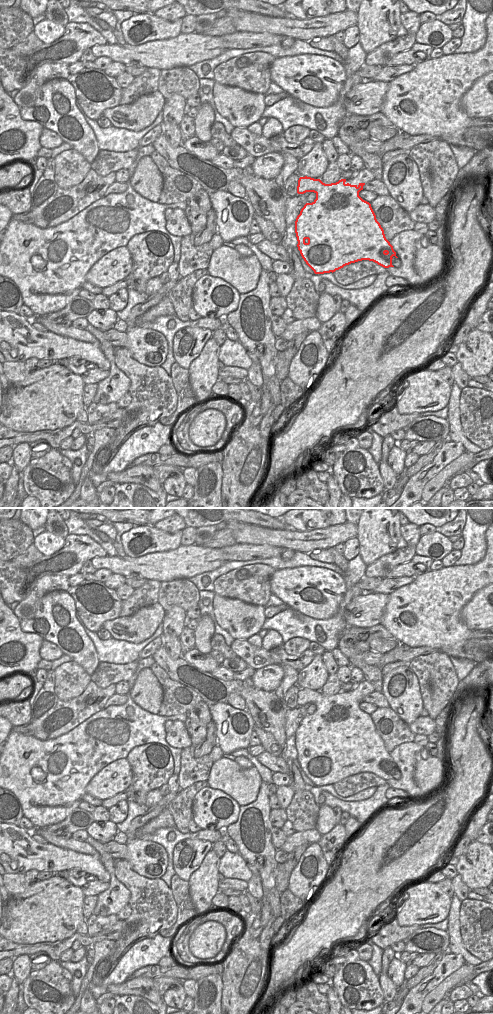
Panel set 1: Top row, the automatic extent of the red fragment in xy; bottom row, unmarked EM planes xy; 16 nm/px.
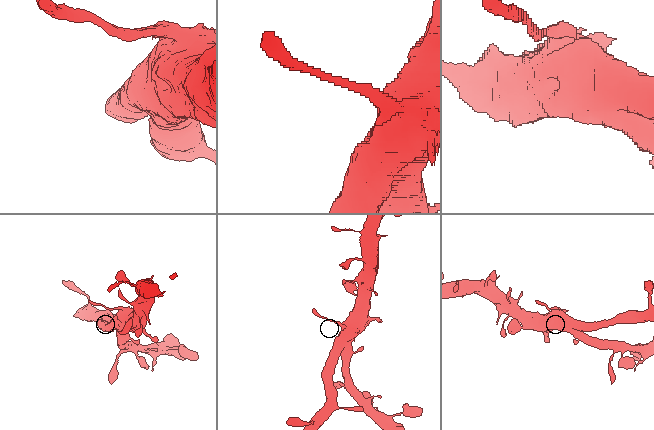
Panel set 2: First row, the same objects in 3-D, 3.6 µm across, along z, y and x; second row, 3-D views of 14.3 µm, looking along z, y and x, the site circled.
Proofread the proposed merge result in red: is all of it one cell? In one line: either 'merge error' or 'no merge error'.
merge error

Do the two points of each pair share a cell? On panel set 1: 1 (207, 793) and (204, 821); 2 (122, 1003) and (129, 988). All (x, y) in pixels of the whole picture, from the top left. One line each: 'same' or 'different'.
1: same
2: different

